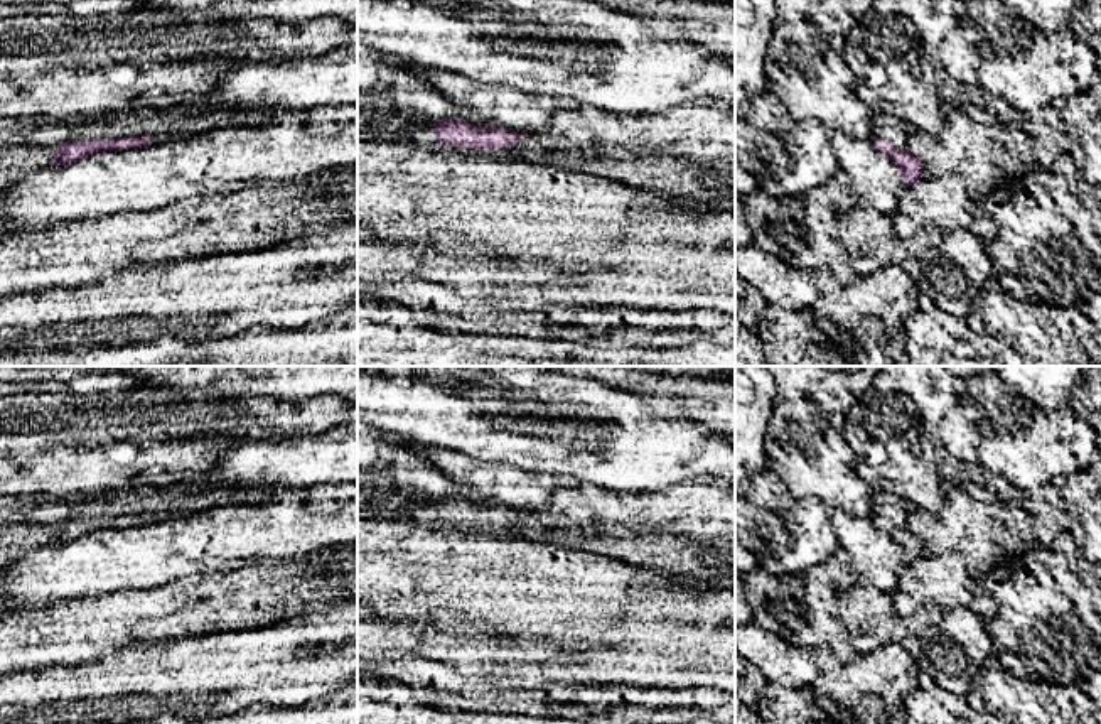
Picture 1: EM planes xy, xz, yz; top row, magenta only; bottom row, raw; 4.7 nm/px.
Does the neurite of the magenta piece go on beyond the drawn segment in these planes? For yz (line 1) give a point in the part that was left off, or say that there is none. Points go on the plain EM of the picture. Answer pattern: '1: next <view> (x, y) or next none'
1: next yz (884, 503)

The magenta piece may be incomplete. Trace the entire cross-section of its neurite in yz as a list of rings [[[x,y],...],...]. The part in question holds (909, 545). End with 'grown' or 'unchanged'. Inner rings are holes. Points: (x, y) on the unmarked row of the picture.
[[[880,489],[873,491],[870,521],[894,538],[904,565],[926,555],[922,542],[907,528],[907,513],[907,501],[897,494]]] | grown

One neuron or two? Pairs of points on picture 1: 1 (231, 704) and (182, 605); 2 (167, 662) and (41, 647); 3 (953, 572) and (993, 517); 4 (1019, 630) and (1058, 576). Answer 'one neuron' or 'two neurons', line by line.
1: two neurons
2: two neurons
3: two neurons
4: one neuron

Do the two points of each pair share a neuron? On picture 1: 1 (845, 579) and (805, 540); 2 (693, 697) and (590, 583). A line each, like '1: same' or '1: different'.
1: different
2: different

